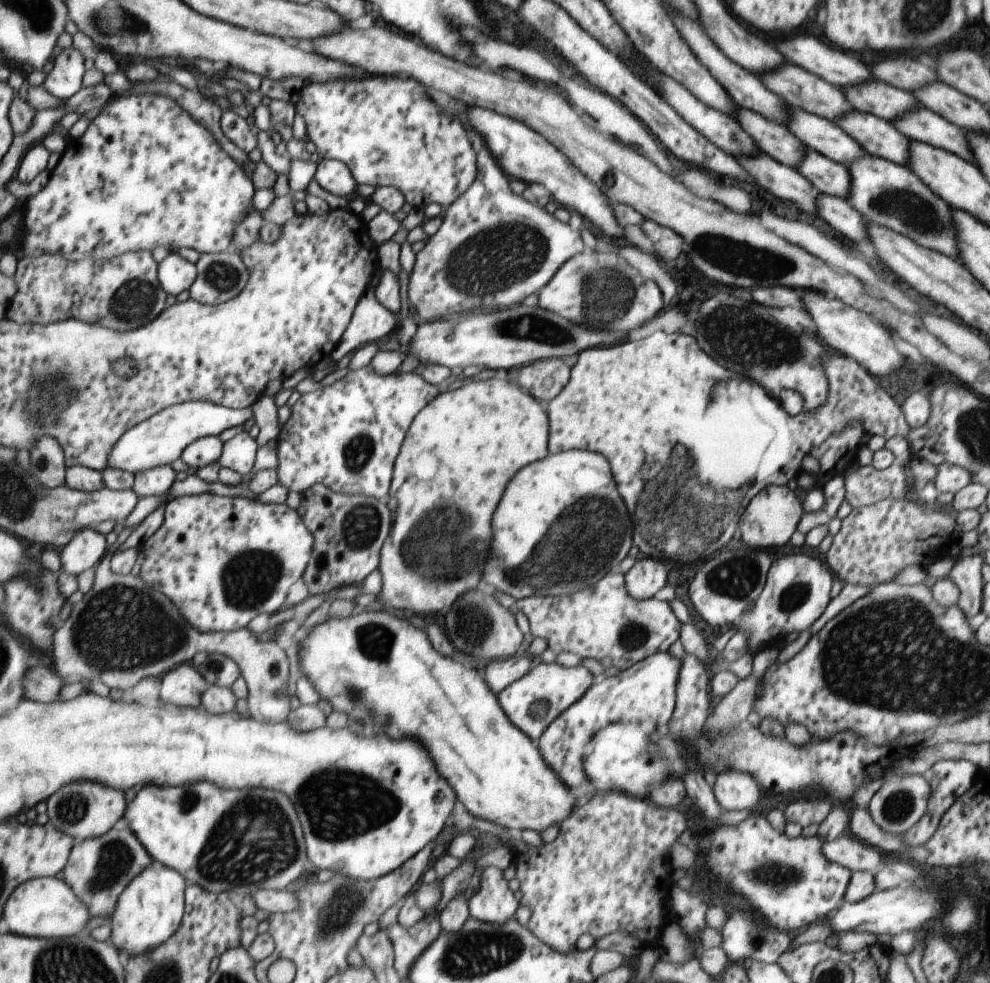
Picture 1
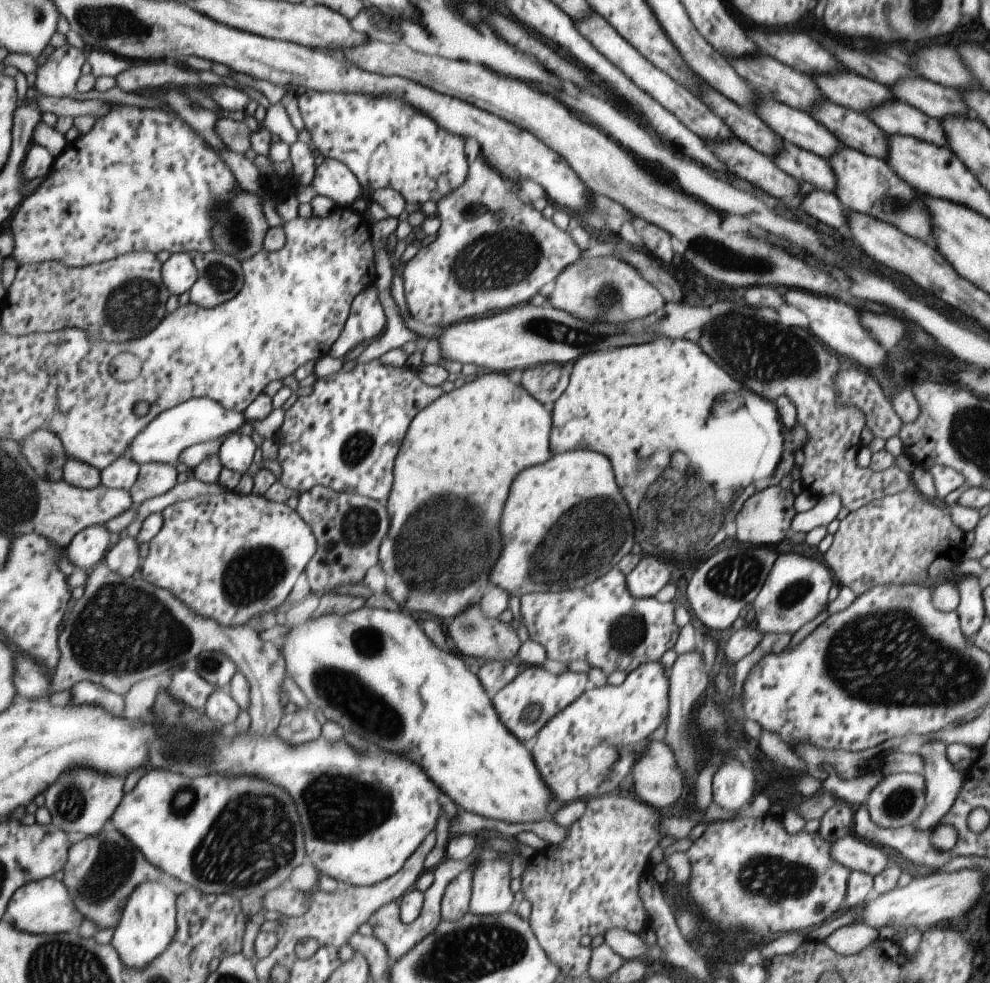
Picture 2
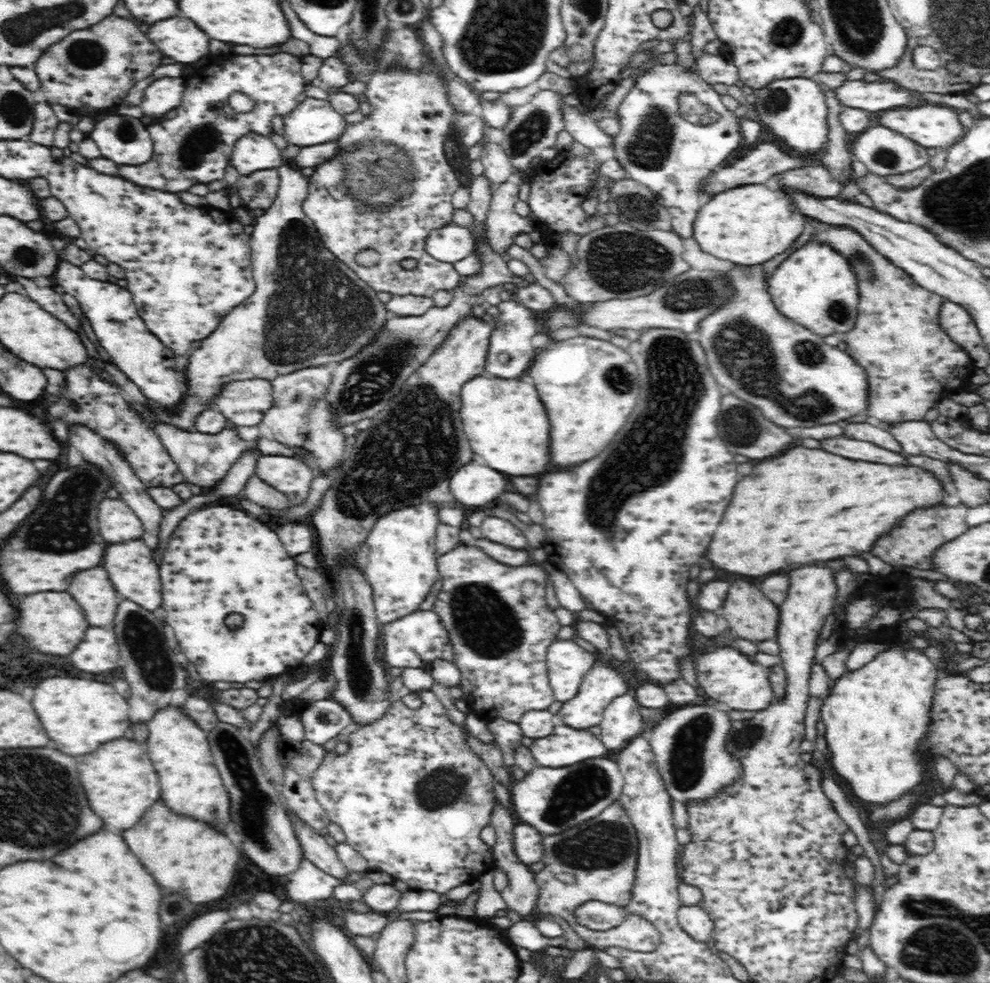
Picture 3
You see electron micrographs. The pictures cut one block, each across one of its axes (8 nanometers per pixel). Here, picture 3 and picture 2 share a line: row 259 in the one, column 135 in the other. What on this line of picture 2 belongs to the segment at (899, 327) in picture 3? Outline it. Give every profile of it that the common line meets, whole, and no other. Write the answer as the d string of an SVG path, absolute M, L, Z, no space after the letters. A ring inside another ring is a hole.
M108 826L98 836L88 836L73 844L65 883L77 902L78 910L98 926L98 930L116 930L120 926L130 896L138 886L159 877L160 870L146 858L144 851L122 834L116 826Z

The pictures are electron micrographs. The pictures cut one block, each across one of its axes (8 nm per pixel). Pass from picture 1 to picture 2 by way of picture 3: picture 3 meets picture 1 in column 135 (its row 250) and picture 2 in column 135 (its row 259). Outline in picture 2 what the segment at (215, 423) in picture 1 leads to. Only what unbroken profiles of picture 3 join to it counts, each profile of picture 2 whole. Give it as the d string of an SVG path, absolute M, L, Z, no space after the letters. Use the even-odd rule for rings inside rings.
M196 397L164 412L150 426L146 426L146 430L142 430L136 436L136 440L130 444L127 456L142 467L148 462L166 462L166 464L176 465L185 450L191 446L207 442L224 442L227 436L240 430L246 423L248 420L244 412L230 410L210 397Z

